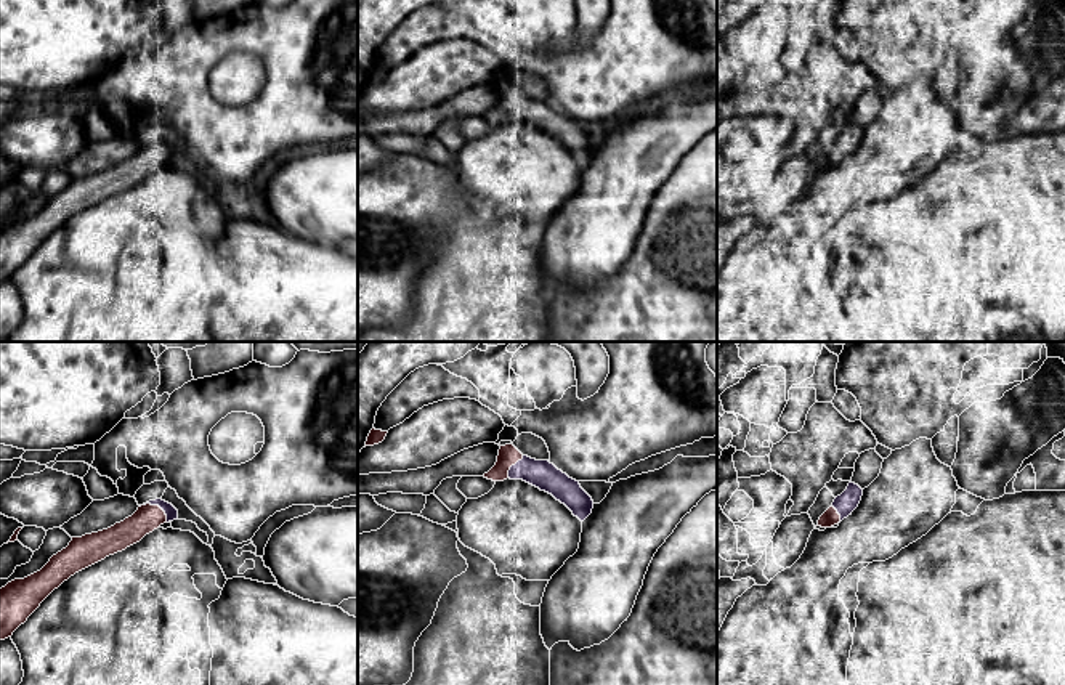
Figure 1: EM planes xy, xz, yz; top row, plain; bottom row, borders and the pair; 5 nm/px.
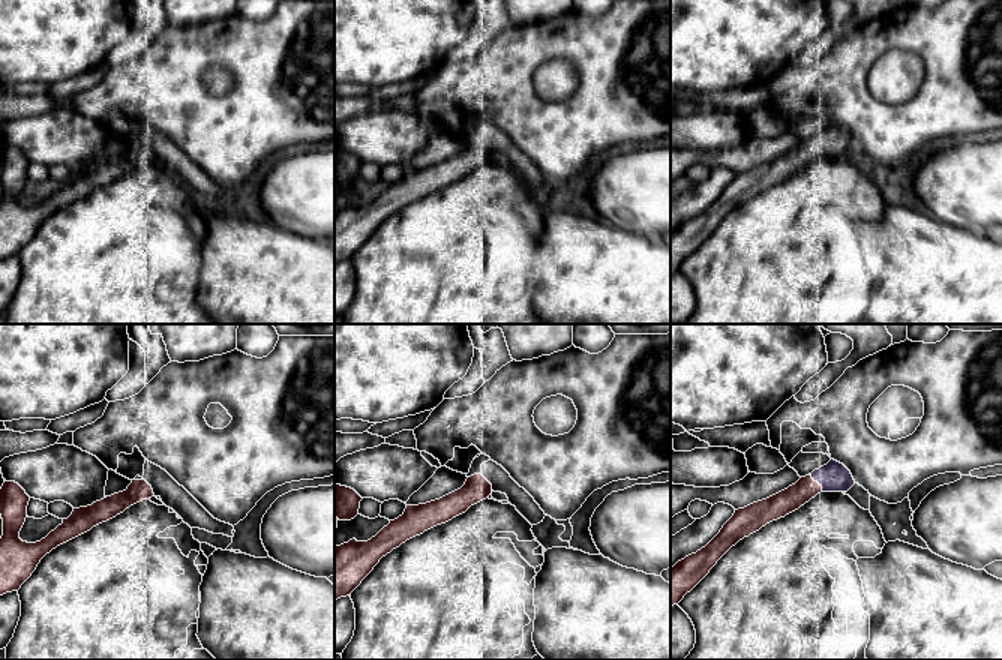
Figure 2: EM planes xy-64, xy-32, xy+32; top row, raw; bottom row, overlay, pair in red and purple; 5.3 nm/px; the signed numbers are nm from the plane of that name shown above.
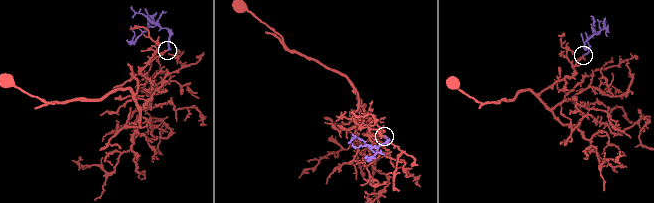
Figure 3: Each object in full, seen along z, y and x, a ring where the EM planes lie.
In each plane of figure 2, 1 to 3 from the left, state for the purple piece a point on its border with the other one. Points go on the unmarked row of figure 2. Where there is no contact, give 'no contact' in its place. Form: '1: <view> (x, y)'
1: no contact
2: no contact
3: xy+32 (818, 147)

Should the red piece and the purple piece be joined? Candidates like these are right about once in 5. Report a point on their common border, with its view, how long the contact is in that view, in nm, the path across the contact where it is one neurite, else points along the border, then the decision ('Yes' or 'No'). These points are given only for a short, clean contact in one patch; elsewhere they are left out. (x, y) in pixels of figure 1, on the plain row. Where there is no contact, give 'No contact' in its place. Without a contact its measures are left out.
Touches red at xy (157, 146). Shared border 170 nm. Yes

